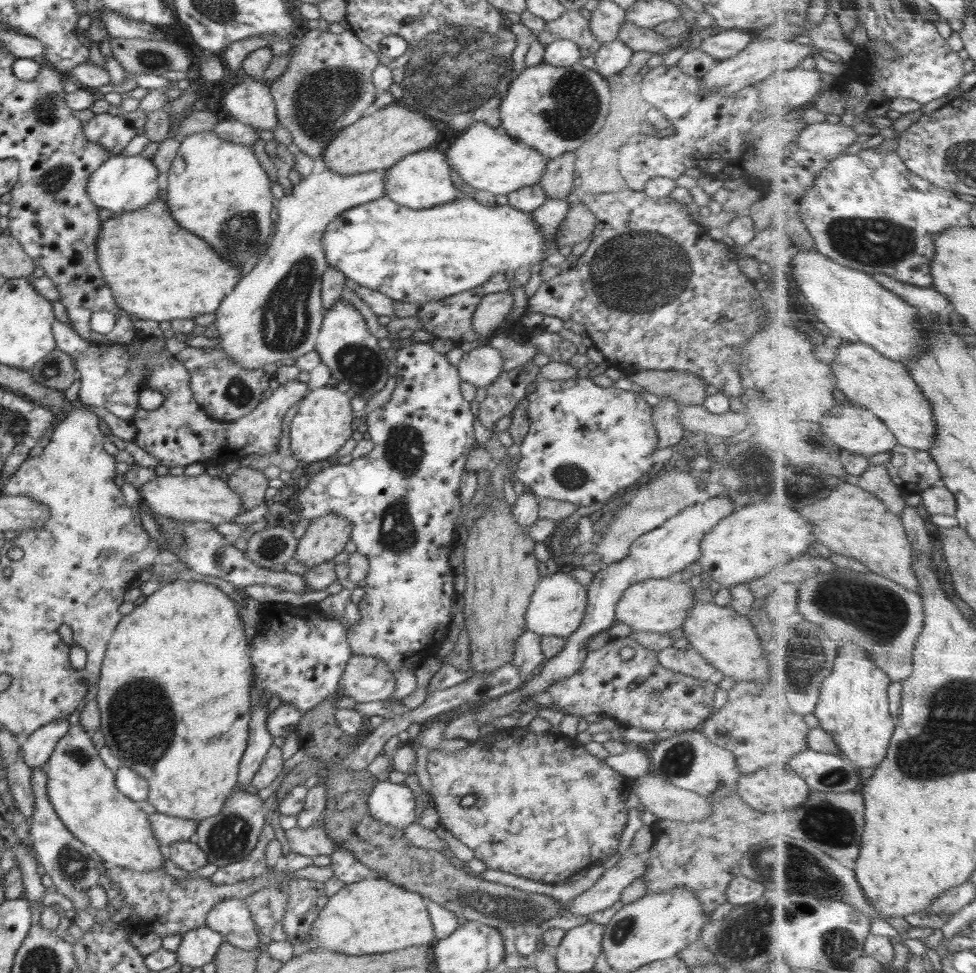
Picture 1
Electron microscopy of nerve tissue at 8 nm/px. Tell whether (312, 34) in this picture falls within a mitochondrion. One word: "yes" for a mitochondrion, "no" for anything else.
no

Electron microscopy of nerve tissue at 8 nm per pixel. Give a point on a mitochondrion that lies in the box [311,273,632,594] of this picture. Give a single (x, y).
(396, 533)

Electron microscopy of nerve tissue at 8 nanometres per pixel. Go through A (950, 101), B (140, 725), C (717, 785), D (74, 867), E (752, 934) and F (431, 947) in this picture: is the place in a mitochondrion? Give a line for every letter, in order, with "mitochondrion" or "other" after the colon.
A: other
B: mitochondrion
C: mitochondrion
D: mitochondrion
E: mitochondrion
F: other

